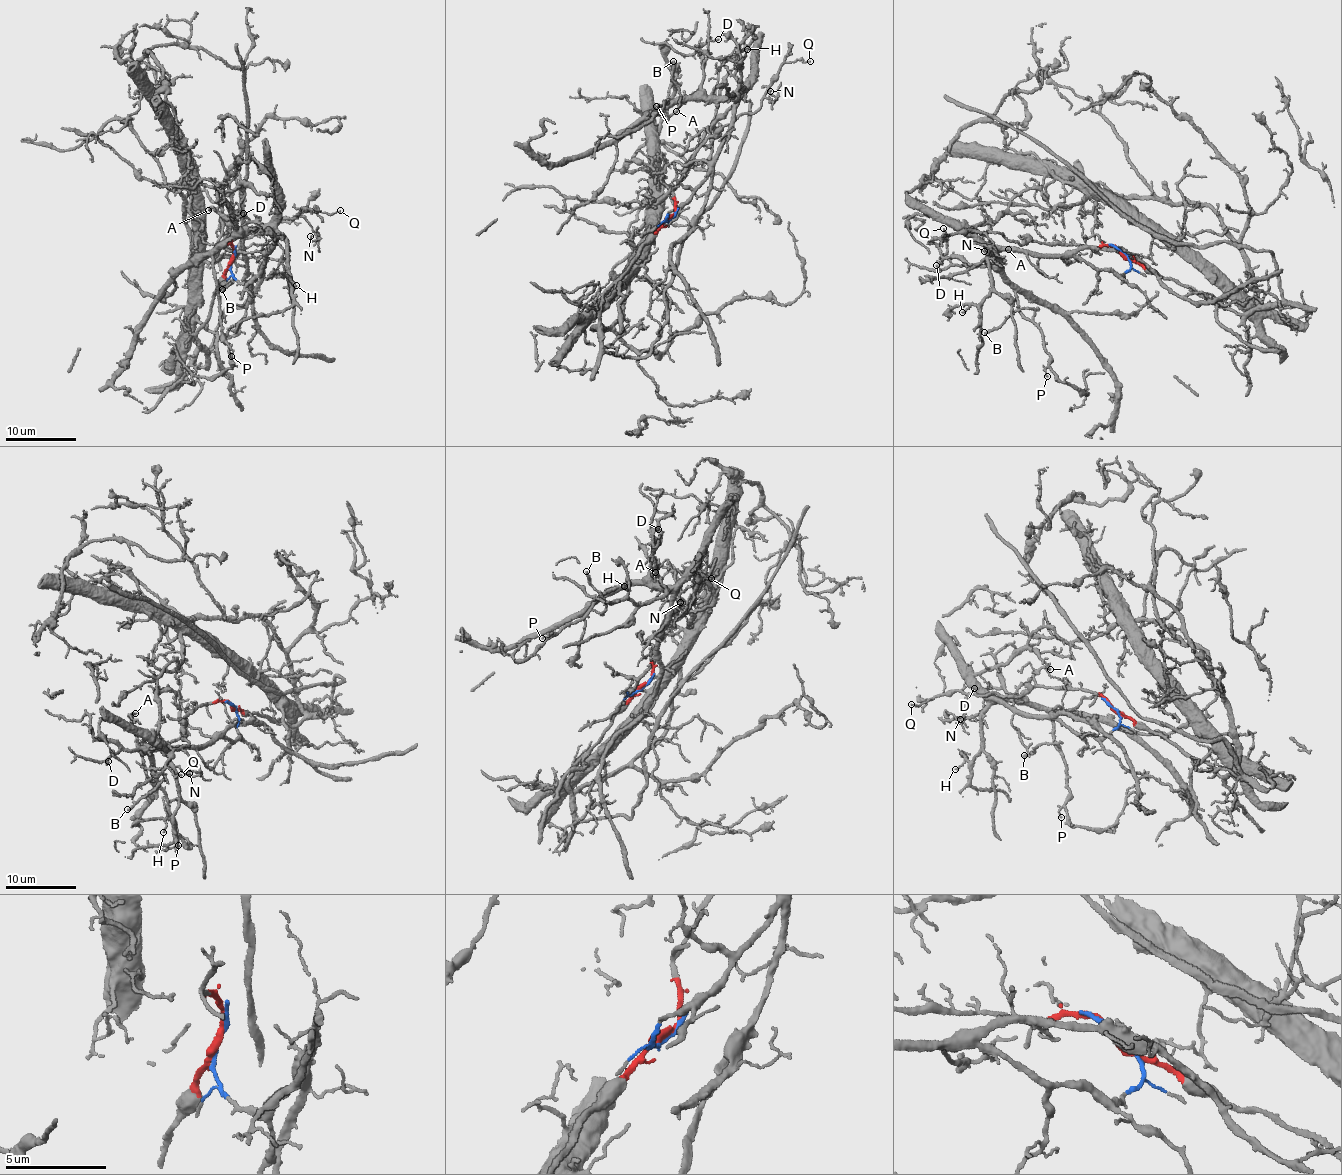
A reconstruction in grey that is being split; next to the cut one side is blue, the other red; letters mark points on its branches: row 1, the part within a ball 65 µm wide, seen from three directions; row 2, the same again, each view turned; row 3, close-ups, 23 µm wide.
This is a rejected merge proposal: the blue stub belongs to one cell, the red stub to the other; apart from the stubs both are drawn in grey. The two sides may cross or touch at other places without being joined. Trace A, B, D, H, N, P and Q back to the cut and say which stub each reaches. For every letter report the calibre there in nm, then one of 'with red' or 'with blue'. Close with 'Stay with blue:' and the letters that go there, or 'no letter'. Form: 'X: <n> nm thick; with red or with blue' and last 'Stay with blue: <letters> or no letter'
A: 130 nm thick; with blue
B: 200 nm thick; with blue
D: 90 nm thick; with blue
H: 110 nm thick; with blue
N: 110 nm thick; with red
P: 100 nm thick; with blue
Q: 100 nm thick; with red
Stay with blue: A, B, D, H, P

